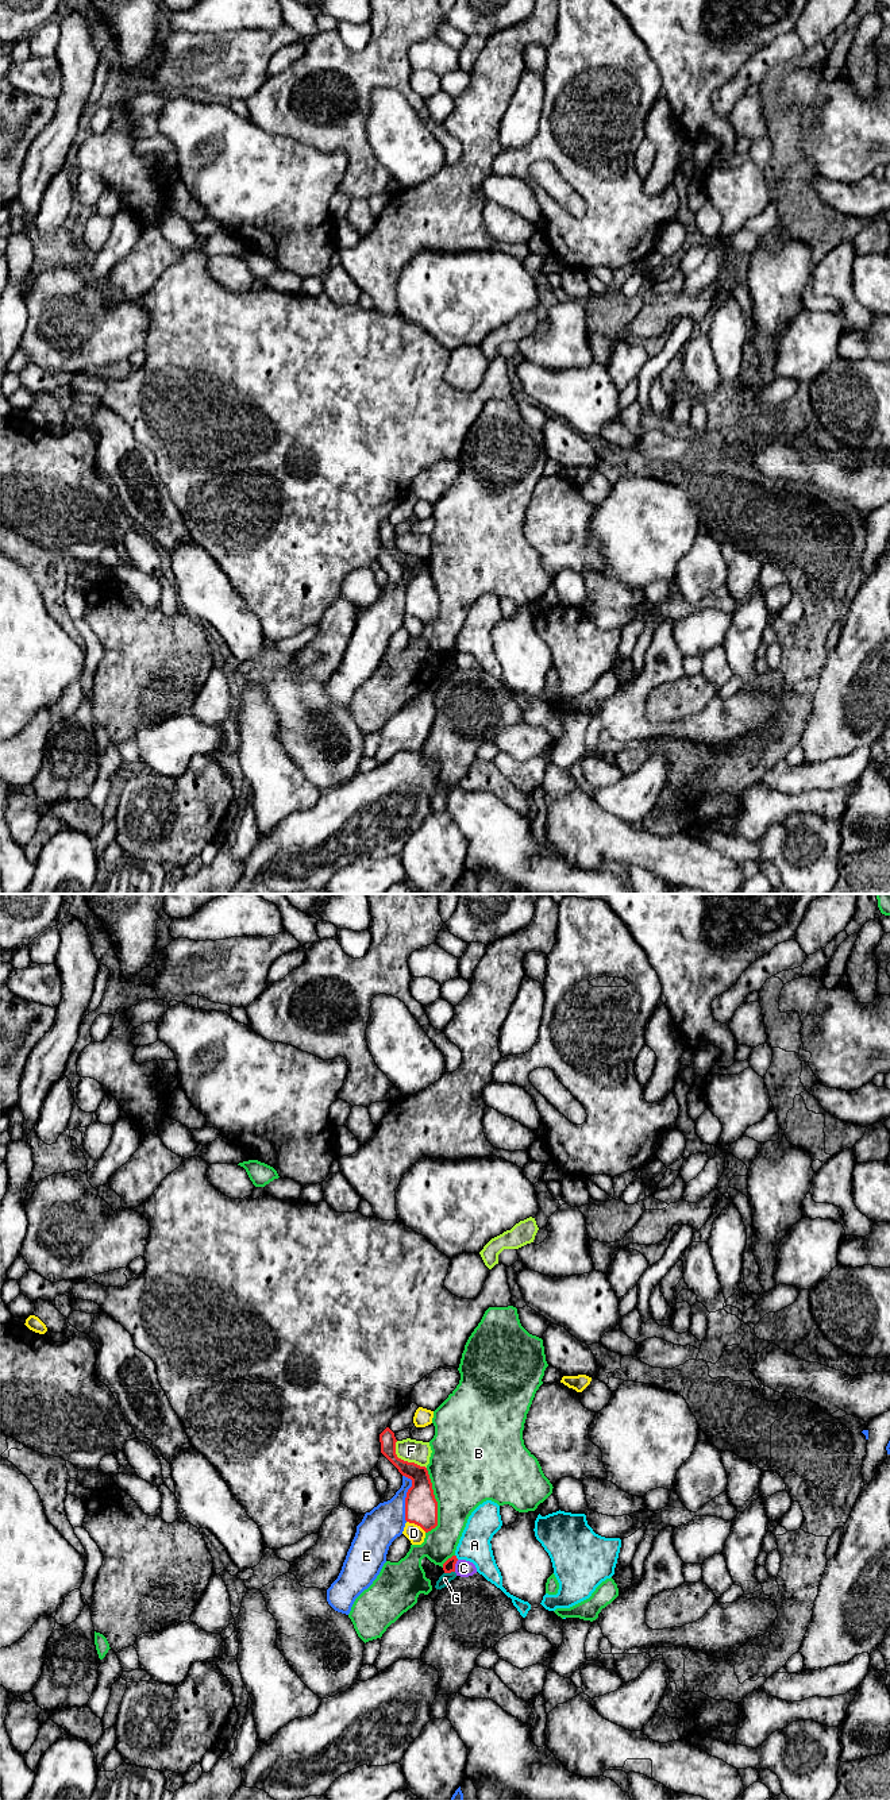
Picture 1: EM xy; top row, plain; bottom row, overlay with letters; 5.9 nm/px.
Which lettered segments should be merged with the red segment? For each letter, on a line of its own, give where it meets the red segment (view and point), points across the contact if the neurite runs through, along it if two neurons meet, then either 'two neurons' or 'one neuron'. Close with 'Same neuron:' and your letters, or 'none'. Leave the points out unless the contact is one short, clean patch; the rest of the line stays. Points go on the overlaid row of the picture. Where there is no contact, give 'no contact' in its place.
A: contact xy (455, 1557); two neurons
B: contact xy (436, 1502); two neurons
C: contact xy (454, 1565); two neurons
D: contact xy (416, 1523); border xy (407, 1521), (419, 1525), (426, 1531); two neurons
E: contact xy (407, 1496); border xy (403, 1475), (411, 1480), (405, 1498), (405, 1521); two neurons
F: contact xy (405, 1461); border xy (395, 1442), (395, 1453), (399, 1457), (426, 1468); two neurons
G: contact xy (449, 1572); border xy (454, 1571), (444, 1573); two neurons
Same neuron: none

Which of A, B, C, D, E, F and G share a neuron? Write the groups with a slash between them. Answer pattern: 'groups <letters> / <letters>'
groups A / B / C / D / E / F / G

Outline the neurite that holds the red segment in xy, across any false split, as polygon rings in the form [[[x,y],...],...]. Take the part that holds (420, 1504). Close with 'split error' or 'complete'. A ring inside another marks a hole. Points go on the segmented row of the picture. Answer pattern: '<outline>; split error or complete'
[[[389,1427],[379,1434],[379,1442],[381,1453],[402,1476],[412,1480],[405,1498],[405,1520],[420,1526],[425,1533],[431,1531],[438,1526],[438,1502],[427,1468],[397,1457],[397,1439]]]; complete

